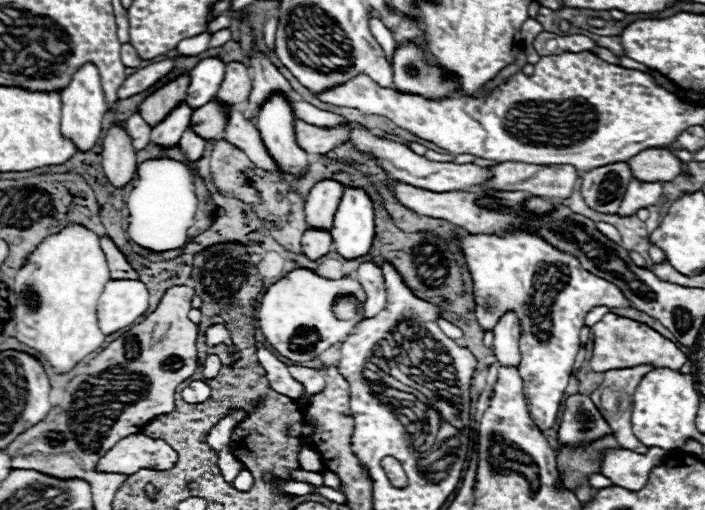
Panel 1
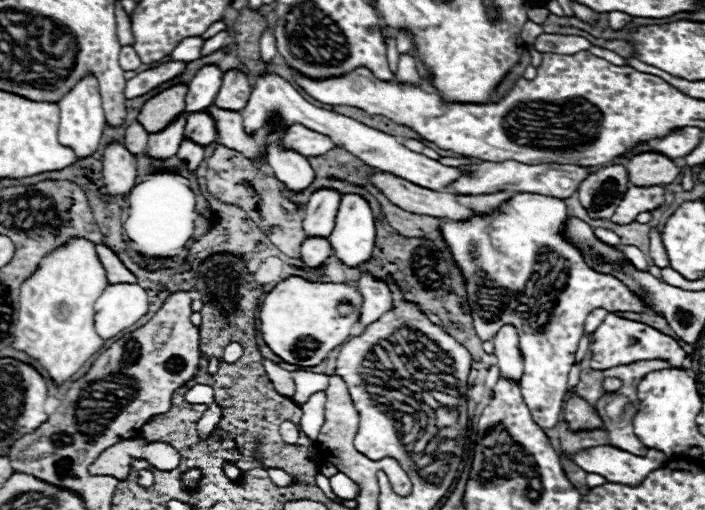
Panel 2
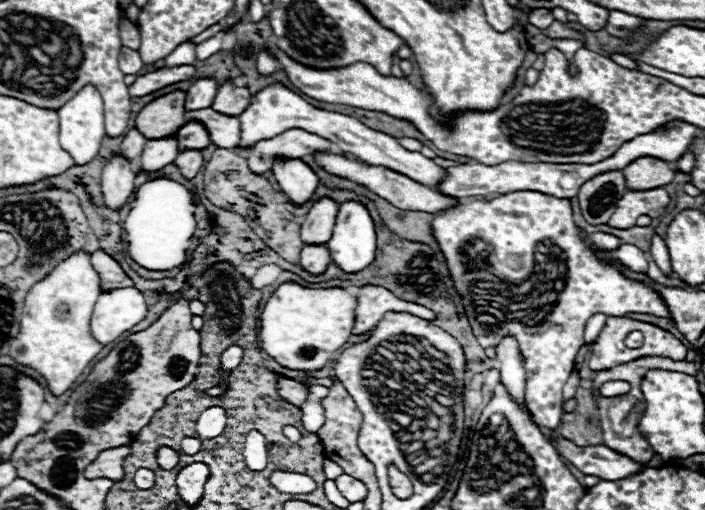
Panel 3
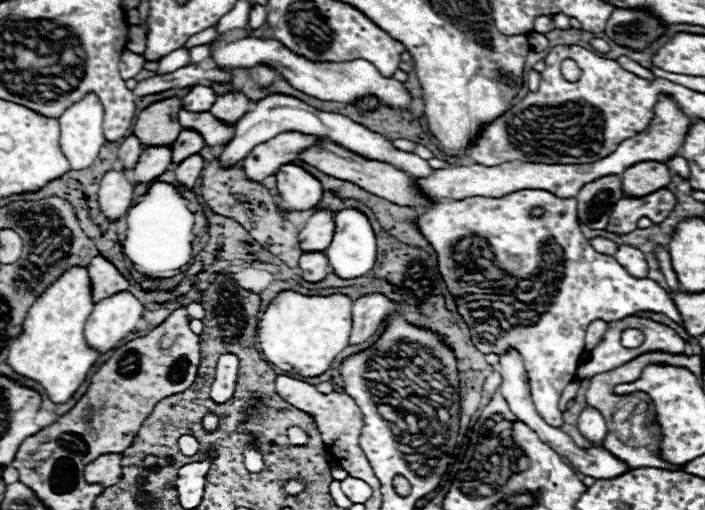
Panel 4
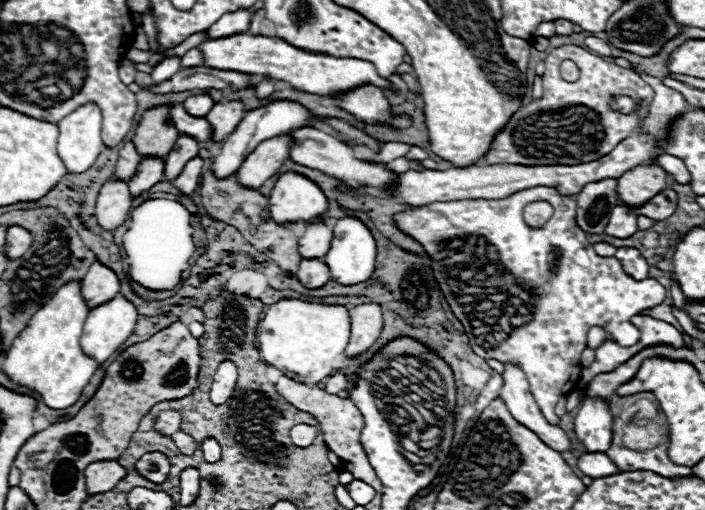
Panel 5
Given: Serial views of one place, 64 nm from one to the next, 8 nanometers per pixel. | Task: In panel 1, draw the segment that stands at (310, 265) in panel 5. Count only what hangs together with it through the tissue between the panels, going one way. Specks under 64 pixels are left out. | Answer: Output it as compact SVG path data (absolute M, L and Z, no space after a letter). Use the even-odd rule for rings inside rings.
M308 228L304 232L302 254L308 256L310 260L316 260L316 258L328 254L332 248L334 248L334 244L332 244L330 230L312 230L312 228Z

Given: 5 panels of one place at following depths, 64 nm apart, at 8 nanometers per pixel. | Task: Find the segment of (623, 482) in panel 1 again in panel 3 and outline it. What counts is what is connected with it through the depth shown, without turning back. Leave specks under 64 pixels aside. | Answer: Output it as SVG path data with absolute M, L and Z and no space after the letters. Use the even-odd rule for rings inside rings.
M558 438L556 442L552 440L552 444L556 446L558 454L562 454L568 462L572 462L580 472L598 476L602 480L622 480L622 478L642 472L644 468L656 468L662 464L662 458L658 454L654 454L650 462L640 464L604 444L578 448L564 438Z

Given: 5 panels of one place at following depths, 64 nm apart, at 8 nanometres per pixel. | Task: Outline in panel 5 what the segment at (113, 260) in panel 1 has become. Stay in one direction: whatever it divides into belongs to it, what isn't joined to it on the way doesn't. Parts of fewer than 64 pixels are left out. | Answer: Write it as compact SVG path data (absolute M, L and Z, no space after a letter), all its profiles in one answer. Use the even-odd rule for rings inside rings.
M94 260L88 274L84 276L82 286L84 286L84 290L82 290L84 300L88 300L86 304L90 308L94 308L94 306L100 306L100 302L108 302L114 296L118 296L122 282L114 274L114 270L100 264L98 260Z

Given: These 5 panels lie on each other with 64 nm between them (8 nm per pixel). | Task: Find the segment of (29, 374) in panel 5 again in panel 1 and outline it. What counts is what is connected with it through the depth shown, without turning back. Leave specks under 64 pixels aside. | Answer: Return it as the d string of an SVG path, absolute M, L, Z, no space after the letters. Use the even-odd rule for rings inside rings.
M66 224L58 234L52 234L40 242L40 246L30 254L28 262L18 270L14 278L14 292L16 292L16 338L20 342L26 342L34 350L38 350L58 372L68 372L80 362L84 356L88 356L92 350L100 348L104 342L104 334L98 326L96 316L96 304L98 298L110 280L110 270L106 256L100 248L100 238L90 228L82 224Z

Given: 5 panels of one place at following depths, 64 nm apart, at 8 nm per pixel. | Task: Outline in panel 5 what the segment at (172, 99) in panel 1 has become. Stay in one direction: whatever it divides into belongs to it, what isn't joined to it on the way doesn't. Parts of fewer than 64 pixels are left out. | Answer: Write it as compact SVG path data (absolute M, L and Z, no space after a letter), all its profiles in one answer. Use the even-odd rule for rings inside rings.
M170 104L148 108L134 134L140 156L166 156L178 140L178 130L170 122Z

